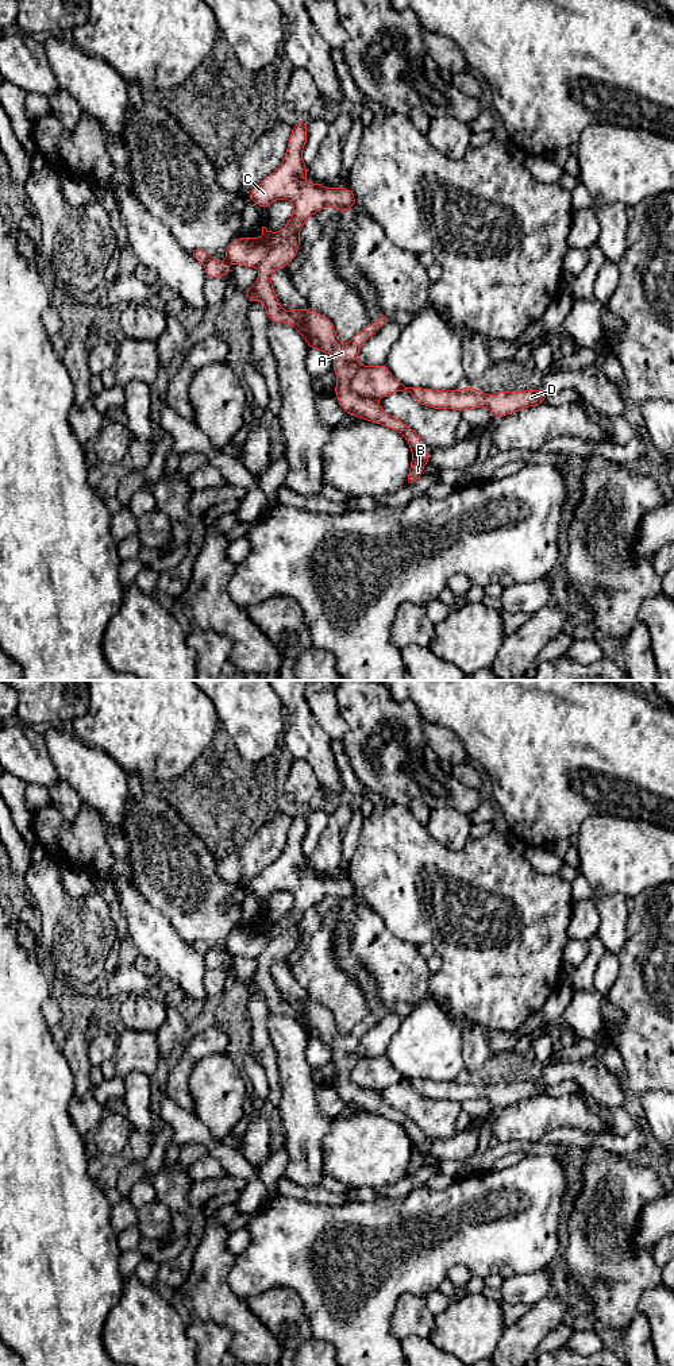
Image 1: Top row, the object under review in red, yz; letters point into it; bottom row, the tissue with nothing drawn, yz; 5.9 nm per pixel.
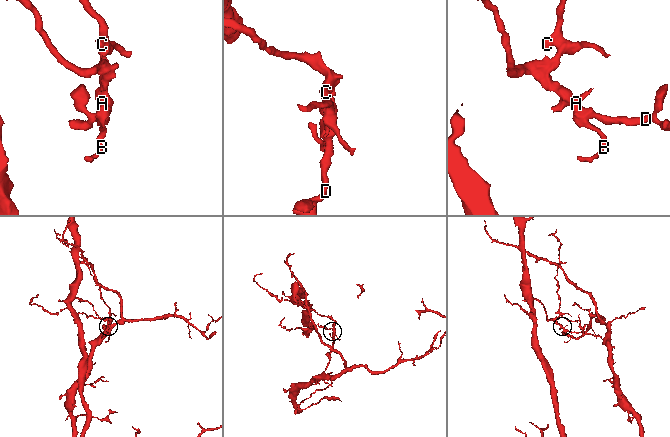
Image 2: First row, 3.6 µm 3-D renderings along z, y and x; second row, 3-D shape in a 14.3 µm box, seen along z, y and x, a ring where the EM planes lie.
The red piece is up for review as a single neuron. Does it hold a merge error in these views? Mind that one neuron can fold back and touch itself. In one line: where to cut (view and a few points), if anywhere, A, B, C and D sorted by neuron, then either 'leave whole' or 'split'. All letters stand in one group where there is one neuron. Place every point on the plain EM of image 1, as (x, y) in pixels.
cut yz (359, 1056), (351, 1071), (351, 1080), (368, 1089); groups A B C / D; split

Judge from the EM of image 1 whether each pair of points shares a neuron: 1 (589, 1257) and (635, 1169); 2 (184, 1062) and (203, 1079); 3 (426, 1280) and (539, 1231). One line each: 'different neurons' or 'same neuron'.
1: same neuron
2: different neurons
3: same neuron

